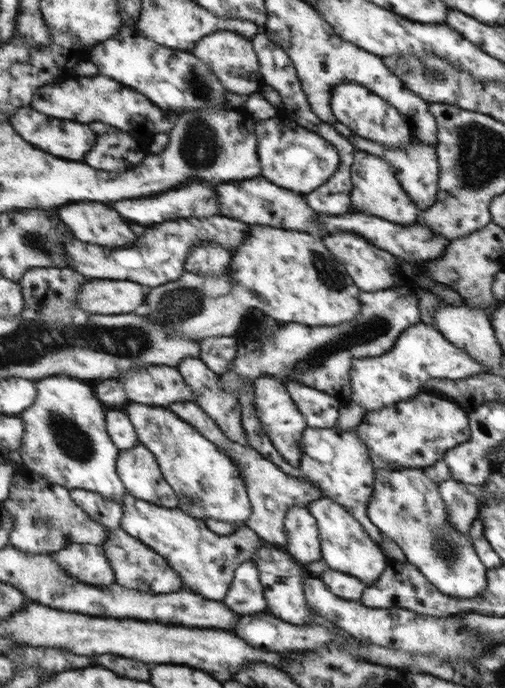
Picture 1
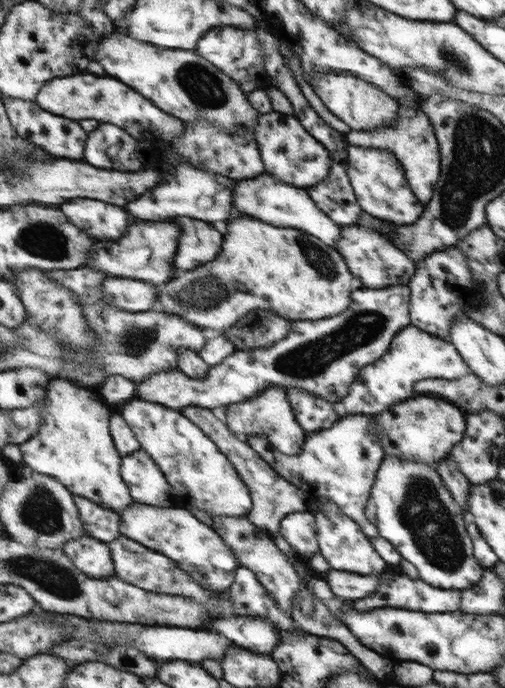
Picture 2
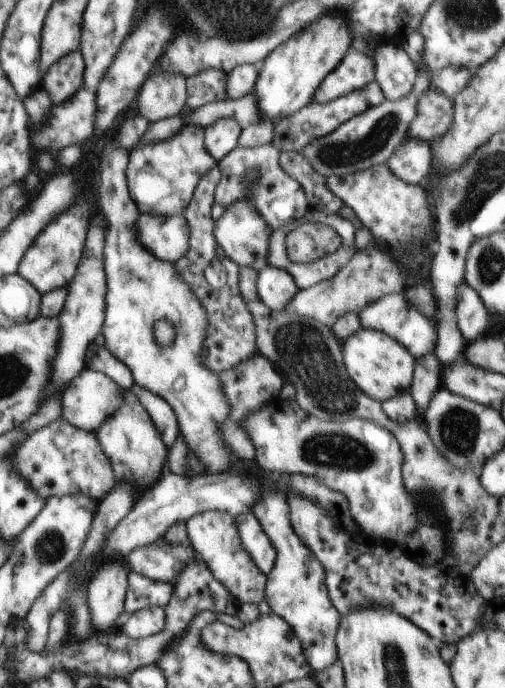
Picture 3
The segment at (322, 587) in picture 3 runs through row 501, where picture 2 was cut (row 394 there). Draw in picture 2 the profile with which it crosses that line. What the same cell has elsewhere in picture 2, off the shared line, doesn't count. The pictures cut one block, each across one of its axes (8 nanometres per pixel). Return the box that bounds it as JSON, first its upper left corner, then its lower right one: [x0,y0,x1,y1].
[224,385,308,456]

